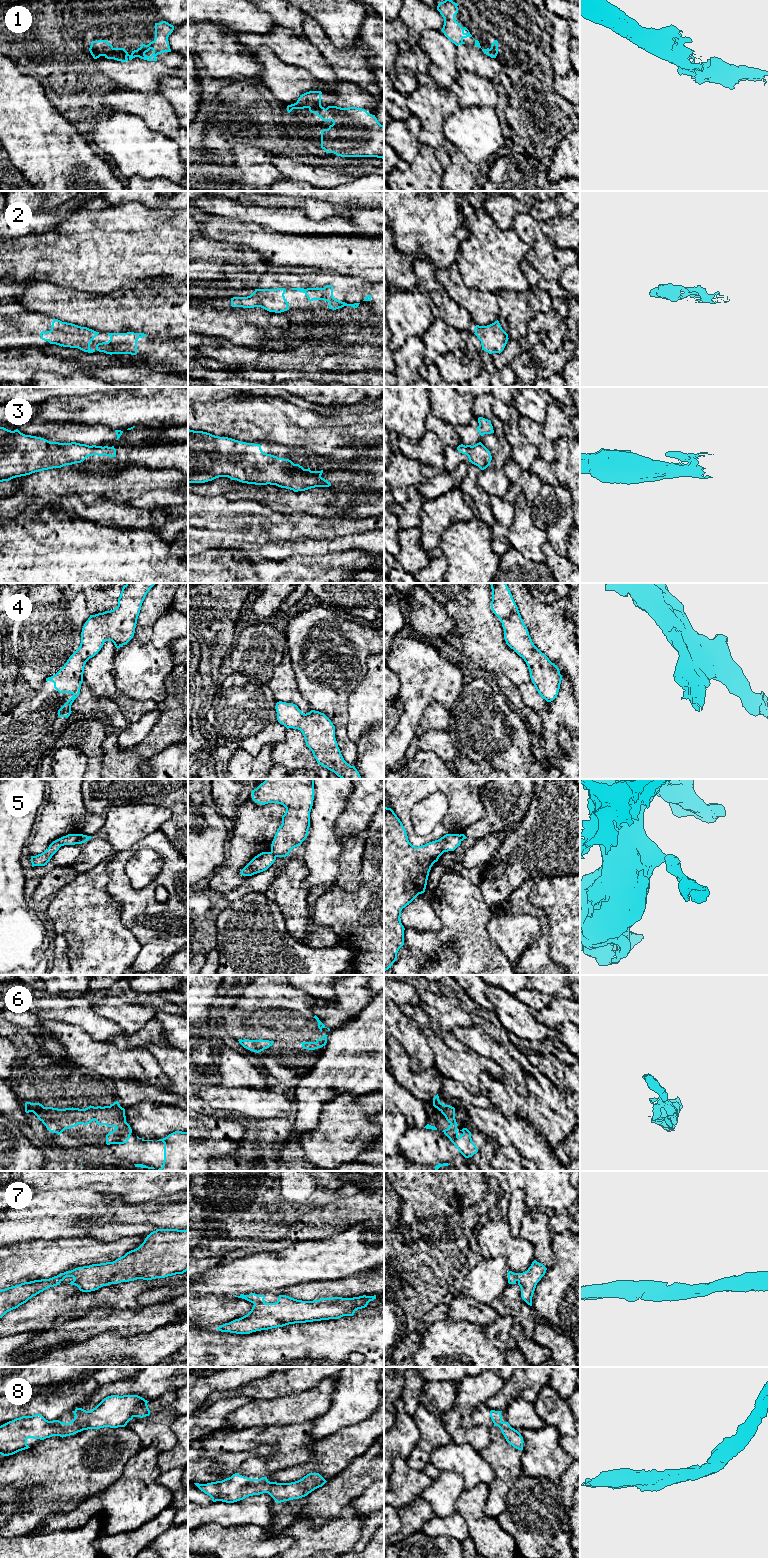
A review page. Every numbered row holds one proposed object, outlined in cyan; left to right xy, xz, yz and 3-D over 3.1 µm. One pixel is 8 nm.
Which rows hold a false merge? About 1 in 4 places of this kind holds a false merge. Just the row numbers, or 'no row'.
3, 5

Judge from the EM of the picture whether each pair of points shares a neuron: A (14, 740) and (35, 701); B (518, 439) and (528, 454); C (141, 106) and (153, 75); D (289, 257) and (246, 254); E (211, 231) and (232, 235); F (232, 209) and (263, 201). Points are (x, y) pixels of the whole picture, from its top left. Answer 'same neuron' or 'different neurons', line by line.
A: same neuron
B: same neuron
C: different neurons
D: different neurons
E: same neuron
F: different neurons

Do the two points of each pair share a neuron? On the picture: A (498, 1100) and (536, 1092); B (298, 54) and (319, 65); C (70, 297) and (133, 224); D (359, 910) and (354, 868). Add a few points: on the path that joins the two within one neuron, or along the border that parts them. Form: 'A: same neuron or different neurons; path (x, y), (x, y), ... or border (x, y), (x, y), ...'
A: same neuron; path (507, 1100), (527, 1100)
B: same neuron; path (303, 54), (314, 63)
C: different neurons; border (53, 284), (85, 290), (99, 295)
D: different neurons; border (362, 863), (360, 884), (358, 886)

